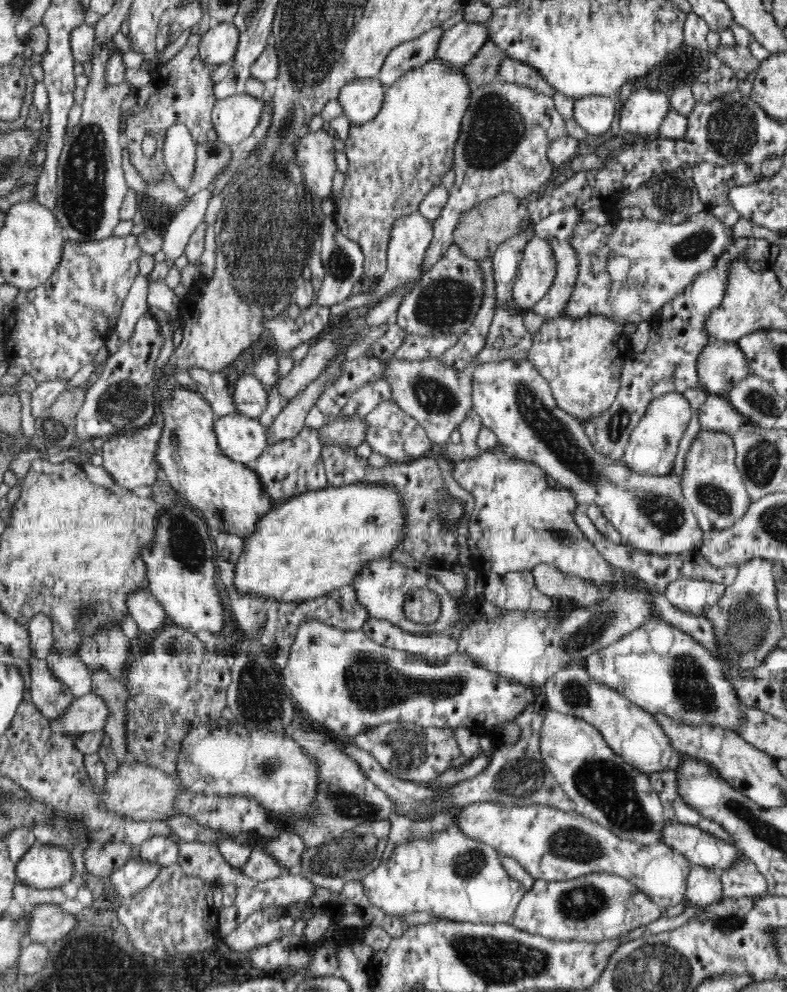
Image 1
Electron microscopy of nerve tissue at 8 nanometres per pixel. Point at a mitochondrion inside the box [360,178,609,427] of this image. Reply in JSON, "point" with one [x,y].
{"point":[446,302]}

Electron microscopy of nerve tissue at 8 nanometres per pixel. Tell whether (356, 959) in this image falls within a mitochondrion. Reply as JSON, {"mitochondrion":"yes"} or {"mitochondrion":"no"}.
{"mitochondrion":"no"}

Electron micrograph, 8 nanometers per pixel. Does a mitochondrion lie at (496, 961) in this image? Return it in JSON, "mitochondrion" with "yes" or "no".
{"mitochondrion":"yes"}

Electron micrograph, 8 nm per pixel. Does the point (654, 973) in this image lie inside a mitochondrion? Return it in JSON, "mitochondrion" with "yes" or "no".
{"mitochondrion":"yes"}

